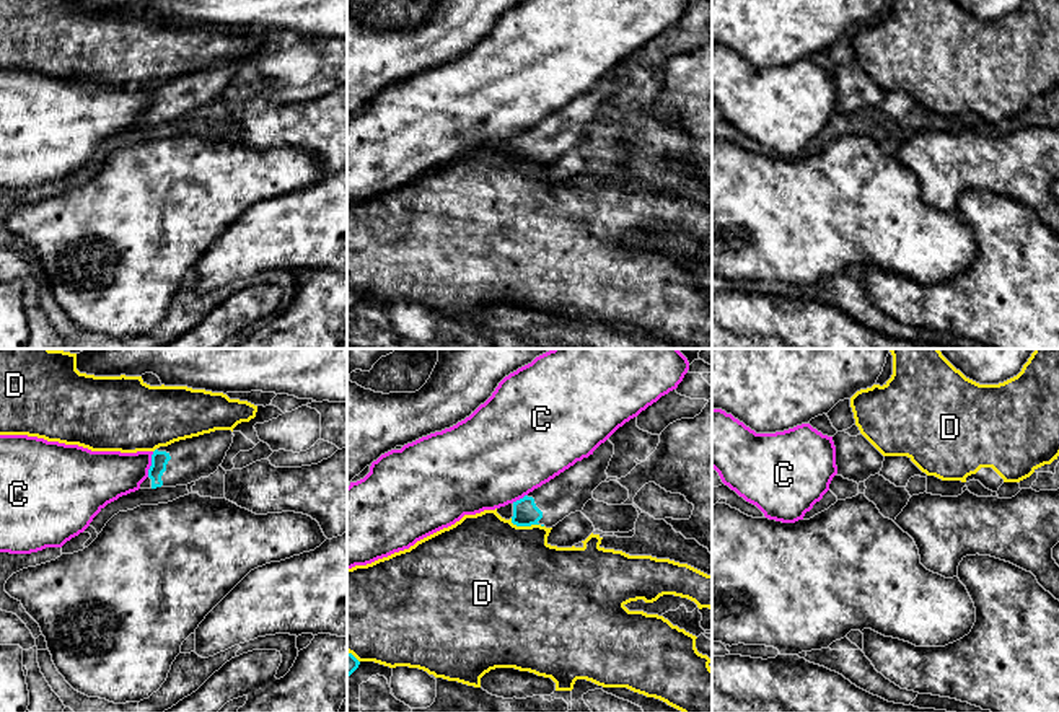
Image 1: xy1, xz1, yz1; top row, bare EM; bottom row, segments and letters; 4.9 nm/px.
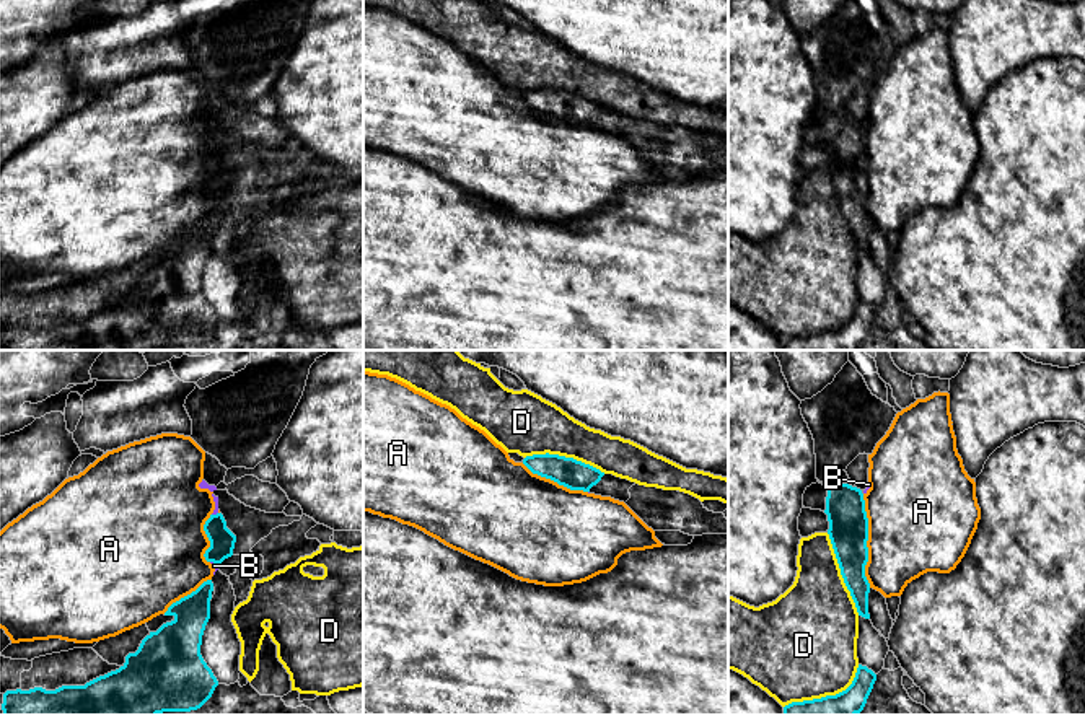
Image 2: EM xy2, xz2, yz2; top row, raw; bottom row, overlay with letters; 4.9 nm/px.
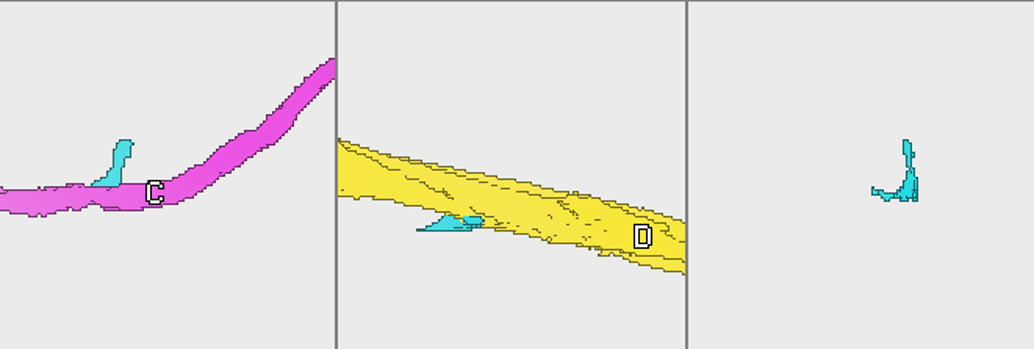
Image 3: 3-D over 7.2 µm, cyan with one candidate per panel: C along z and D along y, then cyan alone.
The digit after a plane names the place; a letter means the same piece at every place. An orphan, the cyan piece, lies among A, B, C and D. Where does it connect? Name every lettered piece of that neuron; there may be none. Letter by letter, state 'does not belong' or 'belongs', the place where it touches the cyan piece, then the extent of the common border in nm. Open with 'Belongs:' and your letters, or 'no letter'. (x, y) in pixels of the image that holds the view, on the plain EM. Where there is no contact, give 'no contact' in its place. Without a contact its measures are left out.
Belongs: no letter
A: does not belong | yz2 (867, 175) | 460 nm
B: does not belong | xy2 (214, 197) | 50 nm
C: does not belong | xy1 (152, 100) | 130 nm
D: does not belong | yz2 (841, 209) | 440 nm

